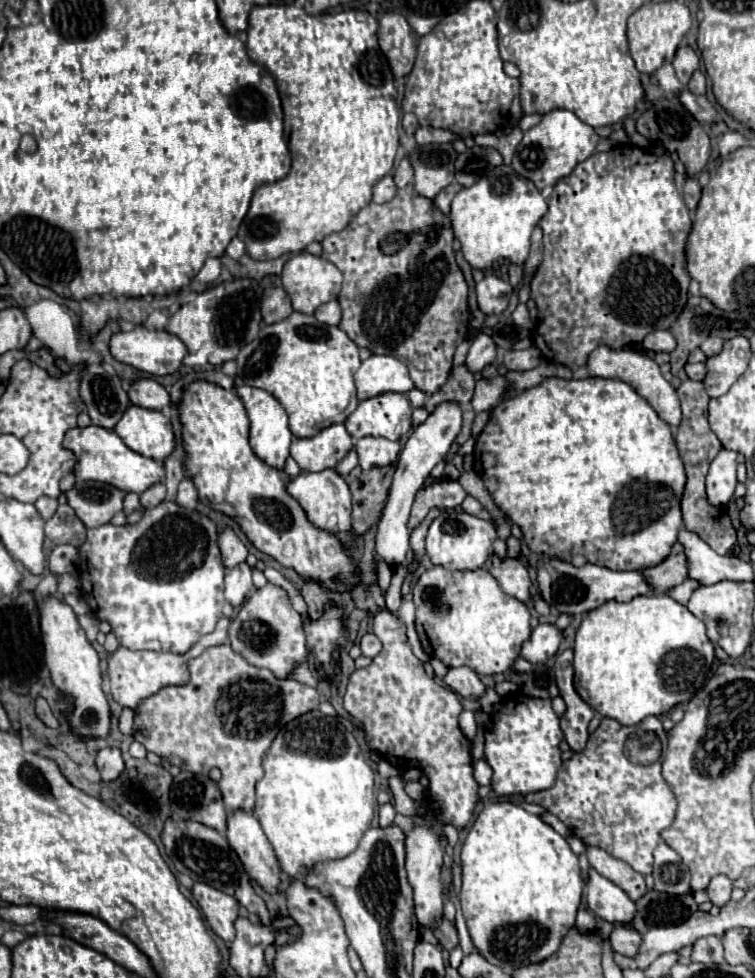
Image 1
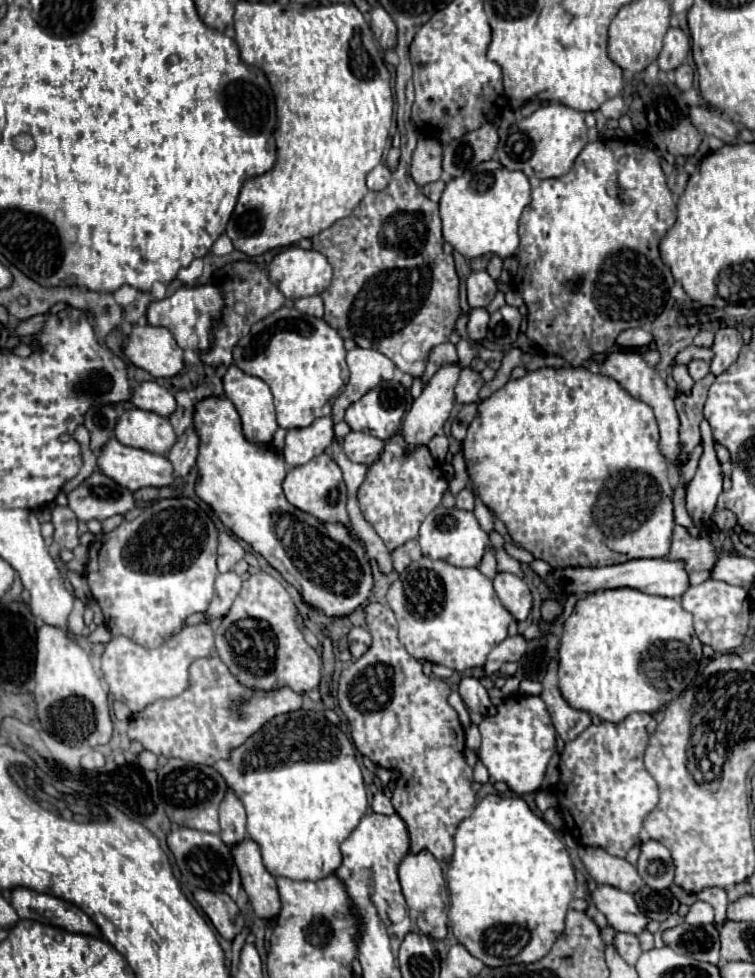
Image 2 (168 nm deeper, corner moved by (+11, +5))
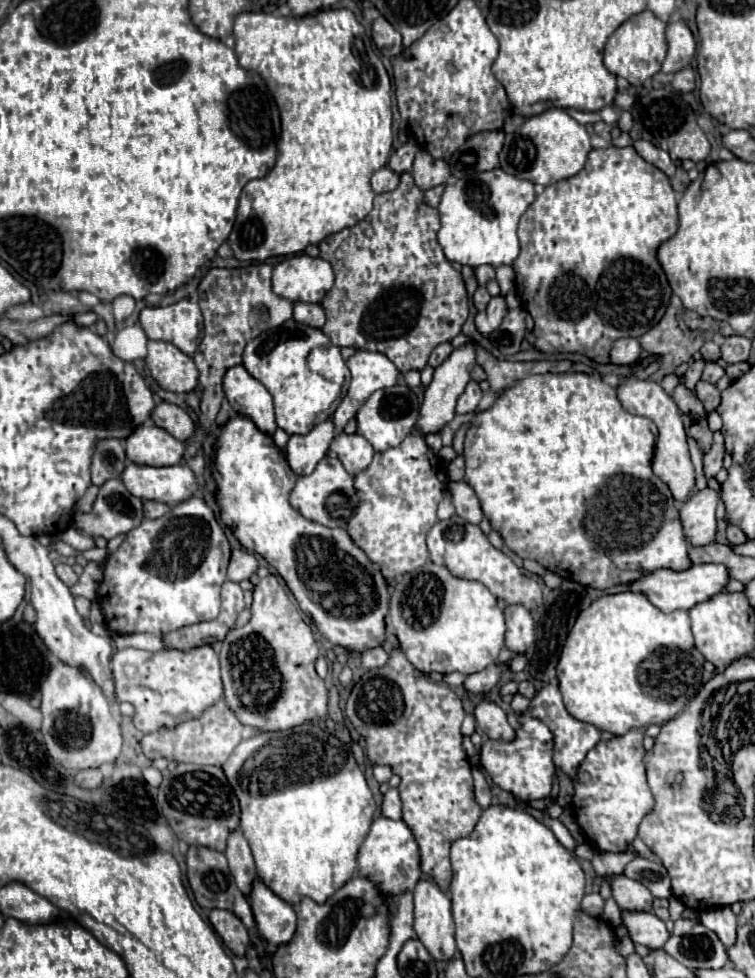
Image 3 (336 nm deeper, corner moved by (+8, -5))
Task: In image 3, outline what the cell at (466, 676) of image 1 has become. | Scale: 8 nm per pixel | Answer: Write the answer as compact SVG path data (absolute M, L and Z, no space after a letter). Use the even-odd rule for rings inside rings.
M480 701L476 705L476 723L478 727L490 737L490 739L504 739L510 741L514 739L514 729L508 725L508 721L504 719L504 711L490 701Z

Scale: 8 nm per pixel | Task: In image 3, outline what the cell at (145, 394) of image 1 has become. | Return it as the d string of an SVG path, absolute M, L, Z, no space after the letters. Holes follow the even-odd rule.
M160 401L154 409L152 409L152 415L150 415L152 423L170 431L172 437L180 439L180 441L186 441L192 433L194 433L194 423L192 419L188 417L188 413L174 405L174 403L166 403L166 401Z

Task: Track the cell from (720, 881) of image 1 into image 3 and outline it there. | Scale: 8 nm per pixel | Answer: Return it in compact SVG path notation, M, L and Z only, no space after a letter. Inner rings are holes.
M728 905L702 911L700 913L700 923L704 927L708 927L710 931L714 931L718 935L718 939L724 943L724 947L734 945L738 923L736 923L736 915L732 913L732 909Z

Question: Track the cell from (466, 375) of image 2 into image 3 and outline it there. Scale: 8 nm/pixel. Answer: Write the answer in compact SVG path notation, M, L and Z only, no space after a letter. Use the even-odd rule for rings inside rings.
M470 381L466 385L466 391L460 395L460 399L456 403L456 413L472 413L472 411L476 411L480 399L482 399L482 389L478 387L476 381Z

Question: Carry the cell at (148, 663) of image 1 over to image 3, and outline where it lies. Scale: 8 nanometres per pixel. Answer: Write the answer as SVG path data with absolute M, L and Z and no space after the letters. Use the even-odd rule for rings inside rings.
M200 645L188 651L164 649L156 653L134 647L118 649L112 657L112 677L116 699L134 705L132 723L142 733L174 727L186 719L198 717L222 697L220 661L212 645Z

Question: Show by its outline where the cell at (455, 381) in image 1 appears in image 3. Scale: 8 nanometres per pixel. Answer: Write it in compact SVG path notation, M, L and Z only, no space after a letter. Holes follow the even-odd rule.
M442 343L442 345L438 345L438 347L432 351L428 365L430 365L432 369L436 369L436 367L446 359L446 357L450 357L452 351L454 351L454 347L452 347L450 343Z

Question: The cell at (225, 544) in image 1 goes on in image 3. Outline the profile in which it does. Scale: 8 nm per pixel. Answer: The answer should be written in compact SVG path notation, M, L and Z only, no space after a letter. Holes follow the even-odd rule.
M234 549L230 557L230 565L228 565L228 579L236 583L250 579L250 575L256 573L258 566L259 563L254 559L253 554L242 549Z

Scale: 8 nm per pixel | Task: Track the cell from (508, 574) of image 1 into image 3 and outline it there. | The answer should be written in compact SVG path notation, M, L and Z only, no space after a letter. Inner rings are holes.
M506 605L506 647L514 653L528 653L534 645L534 619L524 605Z

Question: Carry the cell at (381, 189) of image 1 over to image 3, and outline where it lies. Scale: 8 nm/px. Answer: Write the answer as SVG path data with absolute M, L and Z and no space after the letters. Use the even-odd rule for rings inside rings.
M380 169L372 175L372 191L374 193L386 193L386 191L394 191L398 187L398 181L400 181L400 175L396 175L394 171L390 169Z

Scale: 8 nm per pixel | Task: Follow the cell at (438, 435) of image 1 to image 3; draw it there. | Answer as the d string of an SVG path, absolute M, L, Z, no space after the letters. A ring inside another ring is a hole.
M464 345L460 349L454 349L454 353L440 367L434 369L434 379L432 379L432 383L424 391L424 401L422 401L420 417L418 417L418 425L416 425L416 429L422 435L440 433L446 427L446 423L450 423L454 419L454 415L456 415L456 401L464 393L464 389L466 389L466 385L470 381L470 373L472 373L474 365L476 365L474 349L470 345Z

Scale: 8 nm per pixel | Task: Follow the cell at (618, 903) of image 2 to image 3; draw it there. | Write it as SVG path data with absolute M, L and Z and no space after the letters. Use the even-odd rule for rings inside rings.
M622 911L622 925L628 929L628 935L634 943L646 945L650 949L662 949L670 937L666 925L646 911Z

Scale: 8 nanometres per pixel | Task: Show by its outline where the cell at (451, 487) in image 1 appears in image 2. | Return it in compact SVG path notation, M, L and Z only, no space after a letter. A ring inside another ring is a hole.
M395 433L385 443L379 459L367 467L365 481L357 491L357 501L363 517L383 539L387 551L393 553L397 547L419 537L421 521L441 503L445 489L447 479L441 471L441 465L431 457L429 449L425 445L419 445L409 451L403 435Z

